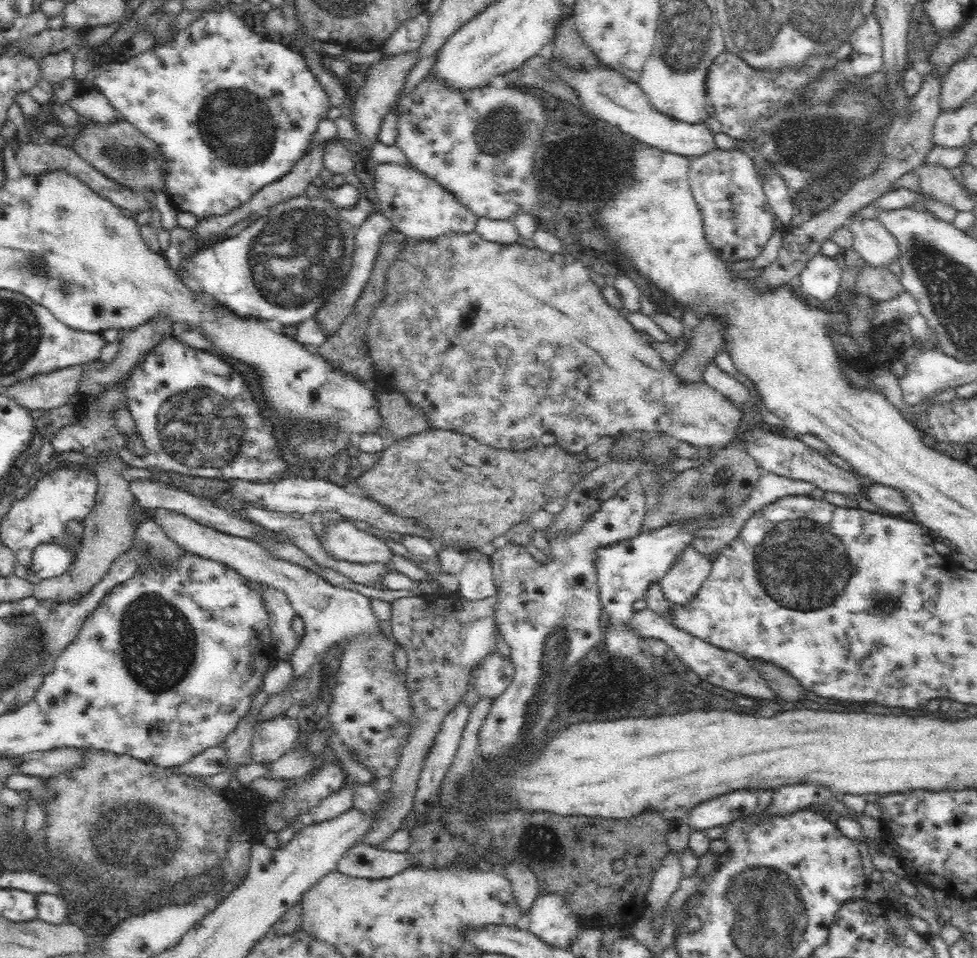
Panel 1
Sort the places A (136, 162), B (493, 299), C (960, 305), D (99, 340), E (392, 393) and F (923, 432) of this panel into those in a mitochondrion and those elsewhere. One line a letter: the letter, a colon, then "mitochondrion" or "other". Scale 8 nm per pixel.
A: mitochondrion
B: mitochondrion
C: mitochondrion
D: other
E: other
F: other

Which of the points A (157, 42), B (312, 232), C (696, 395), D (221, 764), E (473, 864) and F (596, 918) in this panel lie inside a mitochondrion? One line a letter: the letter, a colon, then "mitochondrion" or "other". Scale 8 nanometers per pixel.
A: other
B: mitochondrion
C: other
D: other
E: other
F: mitochondrion

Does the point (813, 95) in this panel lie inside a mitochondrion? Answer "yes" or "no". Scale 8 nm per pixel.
yes

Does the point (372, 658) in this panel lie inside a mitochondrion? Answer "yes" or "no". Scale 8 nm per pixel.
yes

